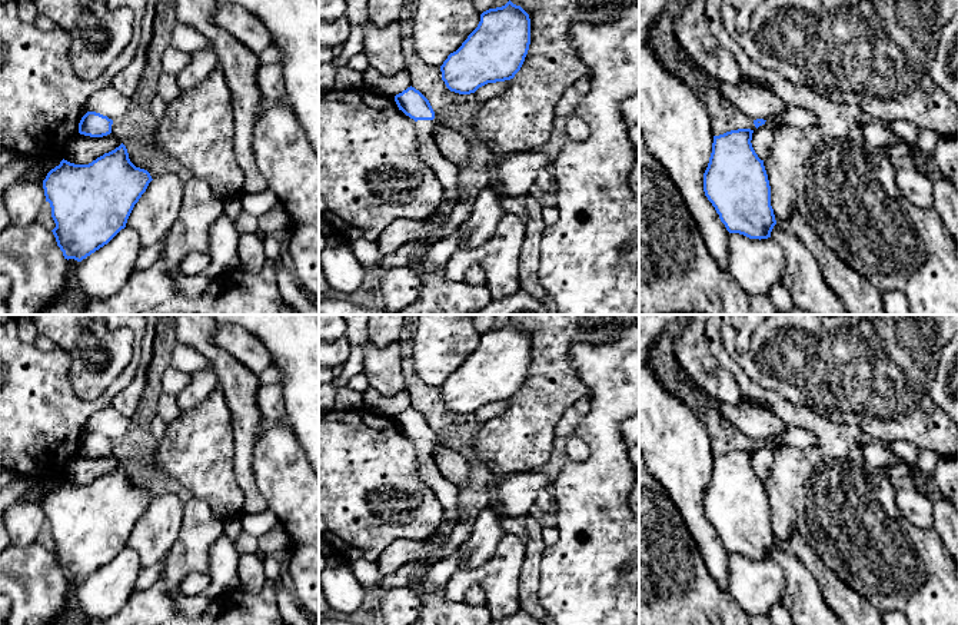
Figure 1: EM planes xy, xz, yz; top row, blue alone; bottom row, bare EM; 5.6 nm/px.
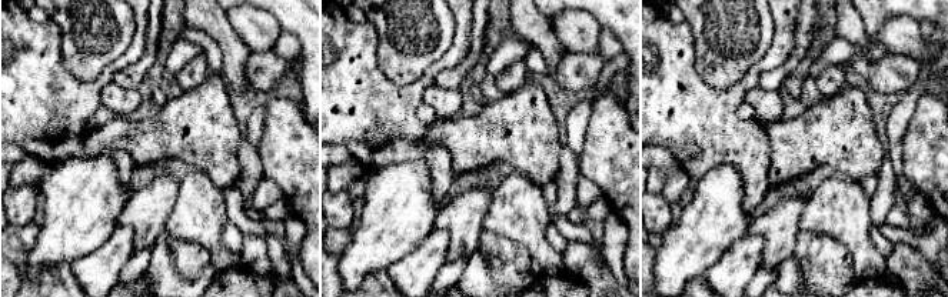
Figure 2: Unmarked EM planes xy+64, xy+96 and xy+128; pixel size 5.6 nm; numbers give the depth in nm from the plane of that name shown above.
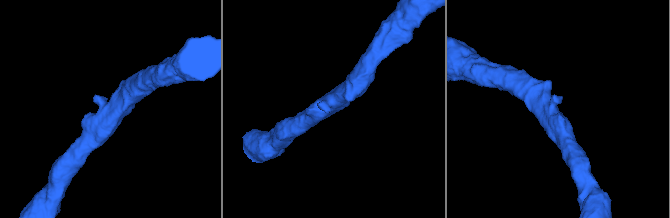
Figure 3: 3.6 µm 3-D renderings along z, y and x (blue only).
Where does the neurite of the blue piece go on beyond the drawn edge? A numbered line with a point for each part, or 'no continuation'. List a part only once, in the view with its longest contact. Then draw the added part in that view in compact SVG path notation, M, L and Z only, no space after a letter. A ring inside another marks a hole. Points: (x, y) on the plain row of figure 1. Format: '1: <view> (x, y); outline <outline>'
1: xz (401, 552); outline M418 441L416 448L420 478L442 501L445 523L440 532L428 541L408 542L403 538L393 541L377 558L377 565L385 576L406 565L433 564L458 522L459 489L438 469L433 441Z

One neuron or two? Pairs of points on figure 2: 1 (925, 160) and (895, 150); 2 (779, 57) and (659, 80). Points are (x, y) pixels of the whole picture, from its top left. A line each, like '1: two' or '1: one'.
1: two
2: one

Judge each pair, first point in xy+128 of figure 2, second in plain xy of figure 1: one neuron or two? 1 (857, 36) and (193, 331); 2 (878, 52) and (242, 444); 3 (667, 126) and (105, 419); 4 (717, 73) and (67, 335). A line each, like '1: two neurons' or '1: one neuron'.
1: one neuron
2: two neurons
3: two neurons
4: one neuron

